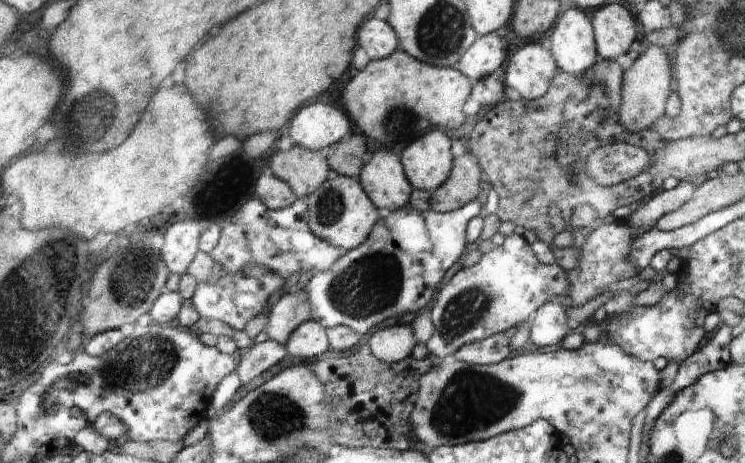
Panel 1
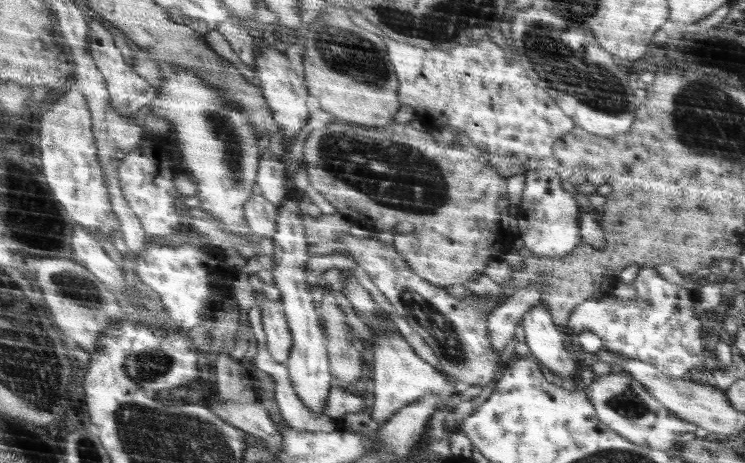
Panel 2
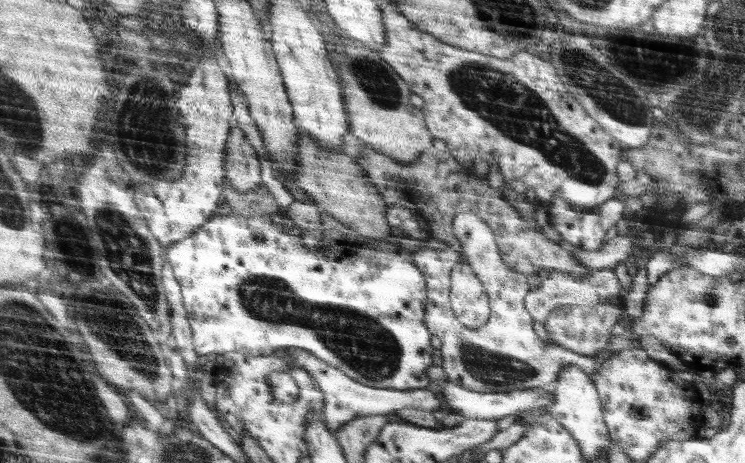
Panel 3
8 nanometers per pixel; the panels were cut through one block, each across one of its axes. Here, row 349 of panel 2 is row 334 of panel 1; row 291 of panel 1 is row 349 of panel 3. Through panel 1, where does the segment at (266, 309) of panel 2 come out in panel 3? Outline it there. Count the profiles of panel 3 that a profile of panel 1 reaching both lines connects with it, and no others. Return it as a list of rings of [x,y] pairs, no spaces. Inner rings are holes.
[[[296,349],[293,353],[293,366],[295,368],[304,368],[307,372],[310,372],[311,377],[314,377],[315,382],[317,382],[321,392],[323,392],[323,396],[325,396],[325,404],[324,408],[322,408],[323,424],[326,426],[329,434],[336,436],[338,430],[341,430],[347,423],[359,417],[392,415],[392,413],[405,410],[406,408],[435,411],[438,415],[438,408],[440,408],[442,400],[440,400],[438,394],[434,394],[430,390],[415,389],[414,391],[402,391],[365,386],[360,384],[360,382],[356,382],[356,380],[352,380],[352,378],[343,374],[340,370],[329,366],[326,362],[319,360],[307,351]]]

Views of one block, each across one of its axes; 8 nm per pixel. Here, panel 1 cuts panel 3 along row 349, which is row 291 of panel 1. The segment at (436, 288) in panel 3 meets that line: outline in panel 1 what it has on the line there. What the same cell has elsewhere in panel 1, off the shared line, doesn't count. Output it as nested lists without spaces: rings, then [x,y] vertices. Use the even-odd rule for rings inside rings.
[[[510,234],[502,242],[502,246],[497,246],[488,254],[484,254],[478,264],[470,267],[466,265],[466,268],[463,267],[462,270],[458,270],[452,276],[452,280],[441,288],[436,303],[430,310],[434,332],[424,346],[433,359],[438,363],[448,359],[452,360],[454,352],[459,351],[462,347],[485,340],[491,335],[504,333],[509,328],[524,323],[552,296],[567,295],[569,283],[565,276],[565,270],[557,264],[541,264],[540,260],[536,260],[536,254],[532,250],[533,248],[530,248],[530,244],[526,242],[523,236]]]

